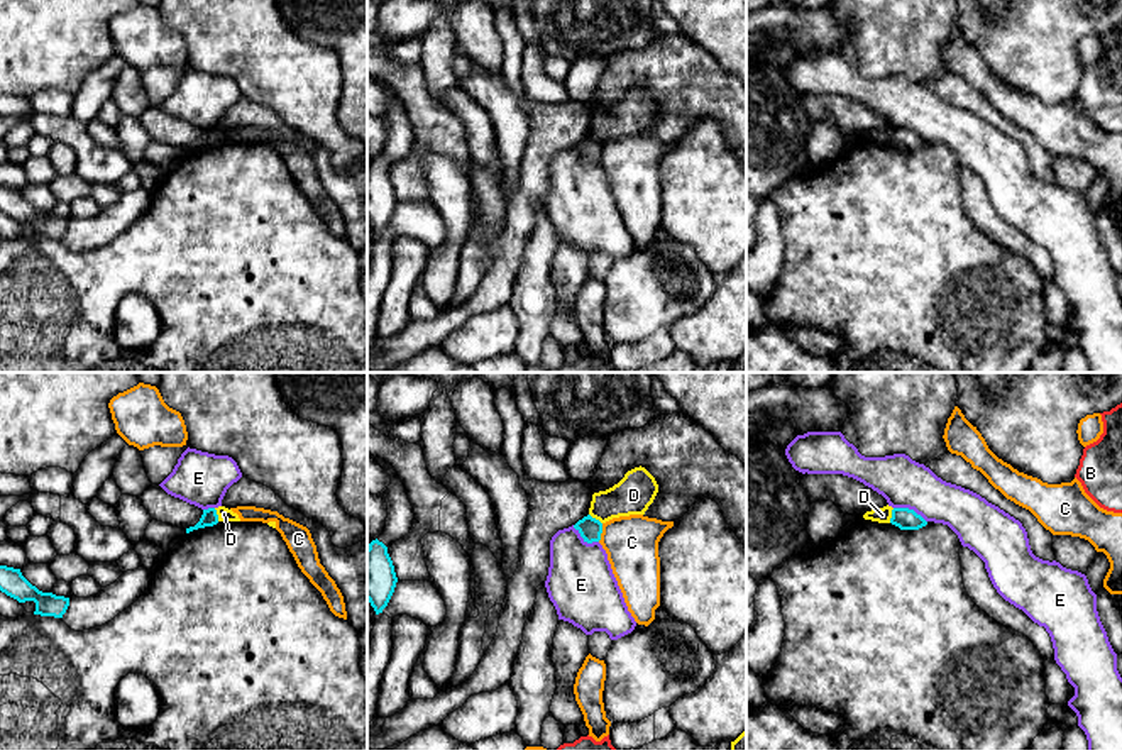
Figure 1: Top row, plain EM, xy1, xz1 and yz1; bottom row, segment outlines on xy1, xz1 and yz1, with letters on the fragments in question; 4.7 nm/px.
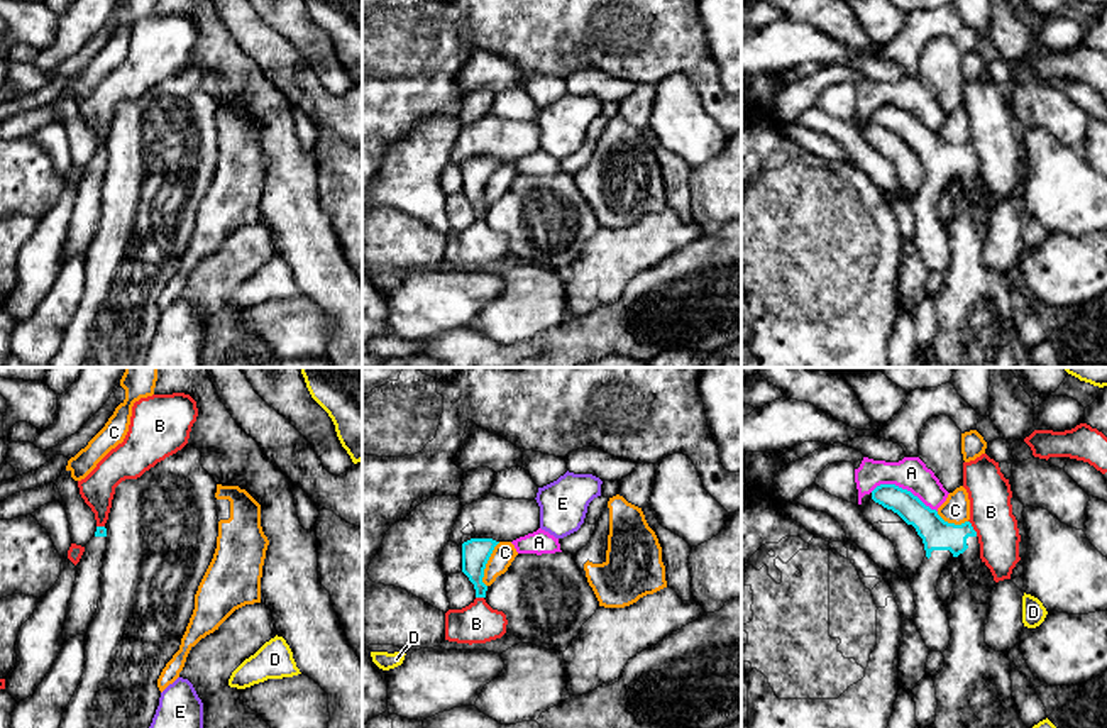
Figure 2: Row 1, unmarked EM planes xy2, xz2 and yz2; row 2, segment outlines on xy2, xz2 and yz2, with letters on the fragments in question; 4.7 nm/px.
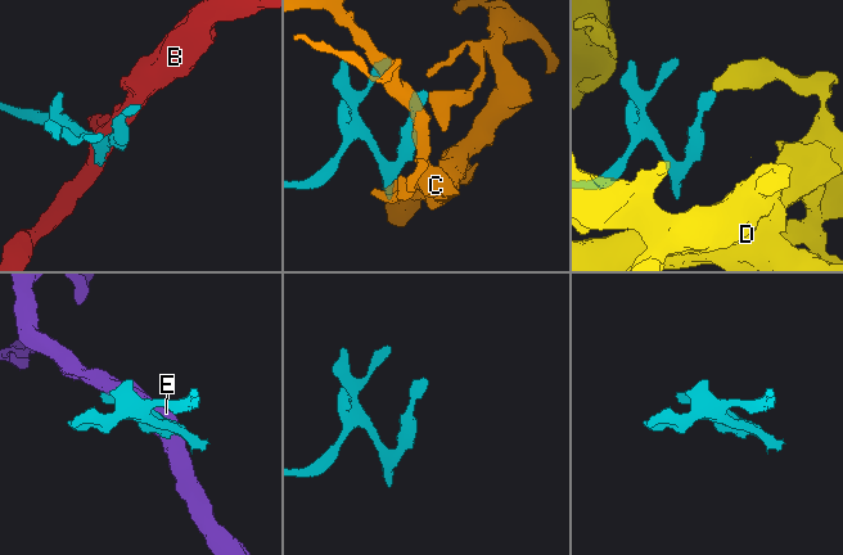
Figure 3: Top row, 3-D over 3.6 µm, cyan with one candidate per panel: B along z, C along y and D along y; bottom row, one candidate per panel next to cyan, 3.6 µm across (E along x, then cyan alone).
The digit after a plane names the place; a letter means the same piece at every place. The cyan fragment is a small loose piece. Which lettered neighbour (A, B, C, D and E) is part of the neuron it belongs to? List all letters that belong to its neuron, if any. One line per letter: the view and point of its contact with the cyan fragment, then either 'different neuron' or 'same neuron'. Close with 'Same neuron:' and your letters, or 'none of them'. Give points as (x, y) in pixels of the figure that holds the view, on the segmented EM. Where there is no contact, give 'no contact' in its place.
A: contact yz2 (904, 490); different neuron
B: contact yz2 (972, 529); different neuron
C: contact xz2 (486, 562); different neuron
D: contact yz1 (892, 515); different neuron
E: contact yz1 (911, 510); different neuron
Same neuron: none of them

